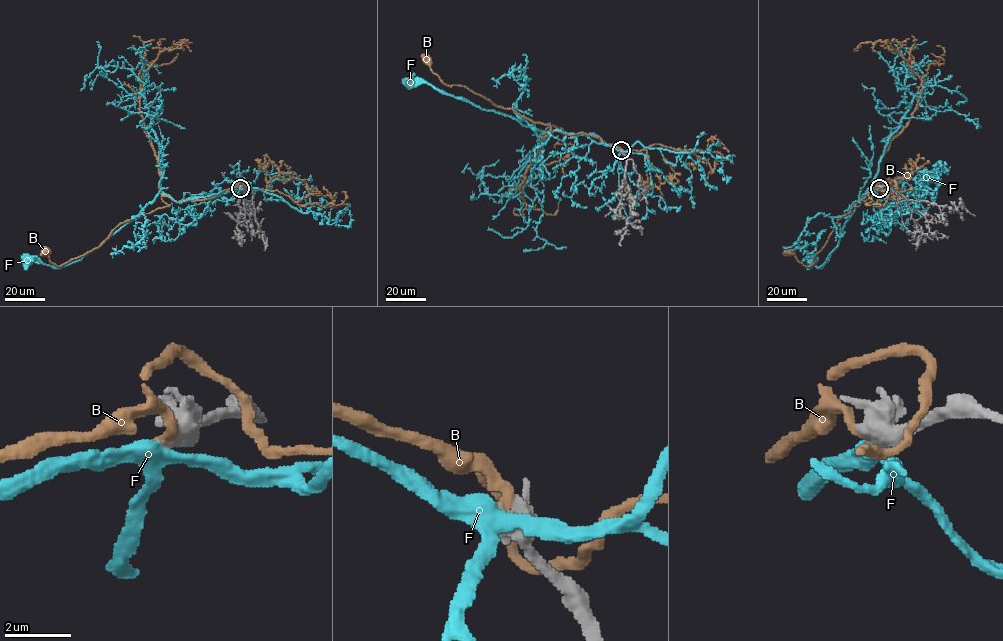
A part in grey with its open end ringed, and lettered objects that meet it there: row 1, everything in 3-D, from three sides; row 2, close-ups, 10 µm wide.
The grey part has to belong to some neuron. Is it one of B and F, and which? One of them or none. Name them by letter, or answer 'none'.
none

